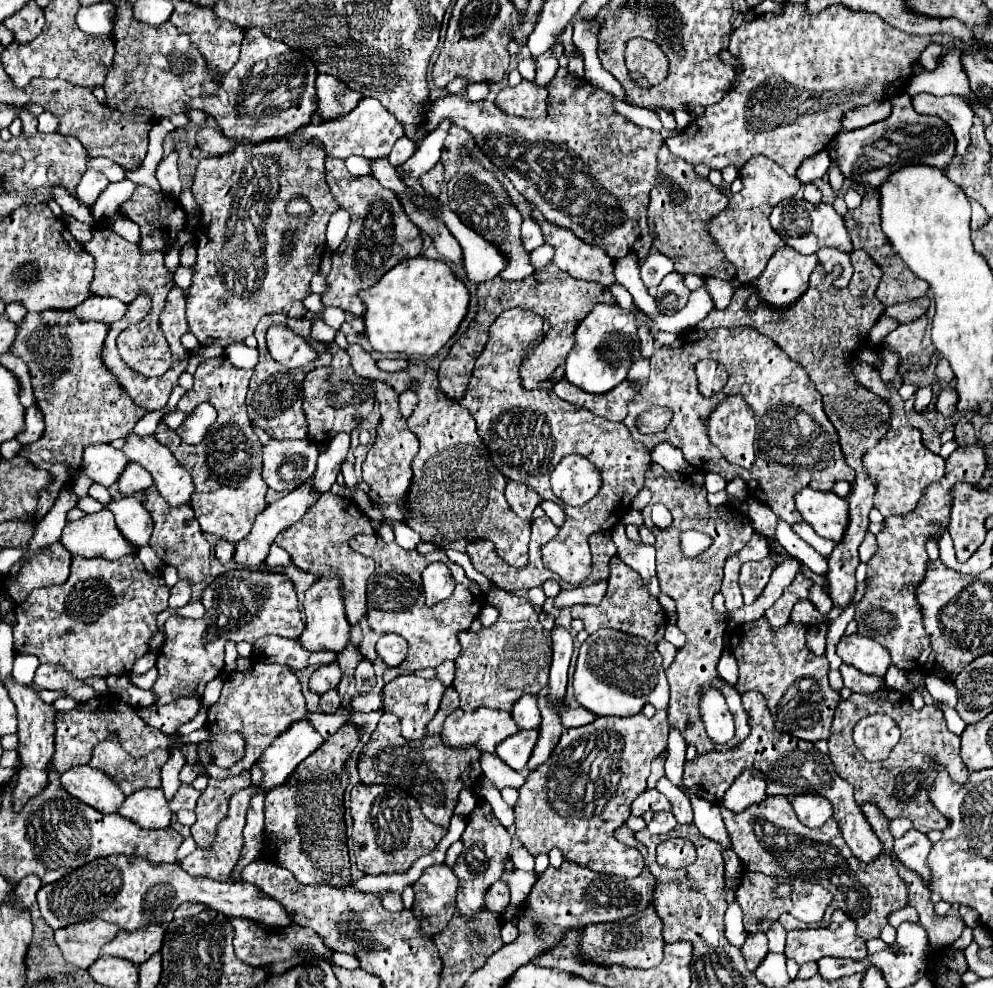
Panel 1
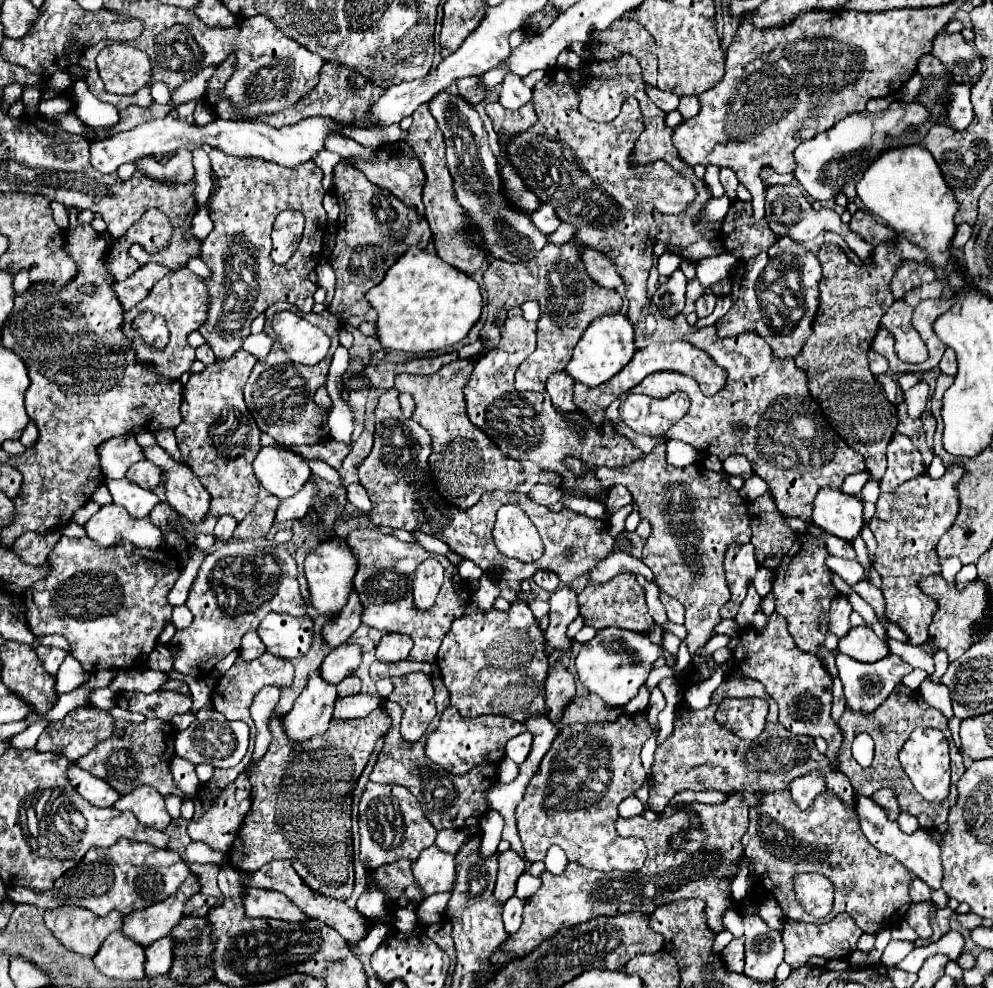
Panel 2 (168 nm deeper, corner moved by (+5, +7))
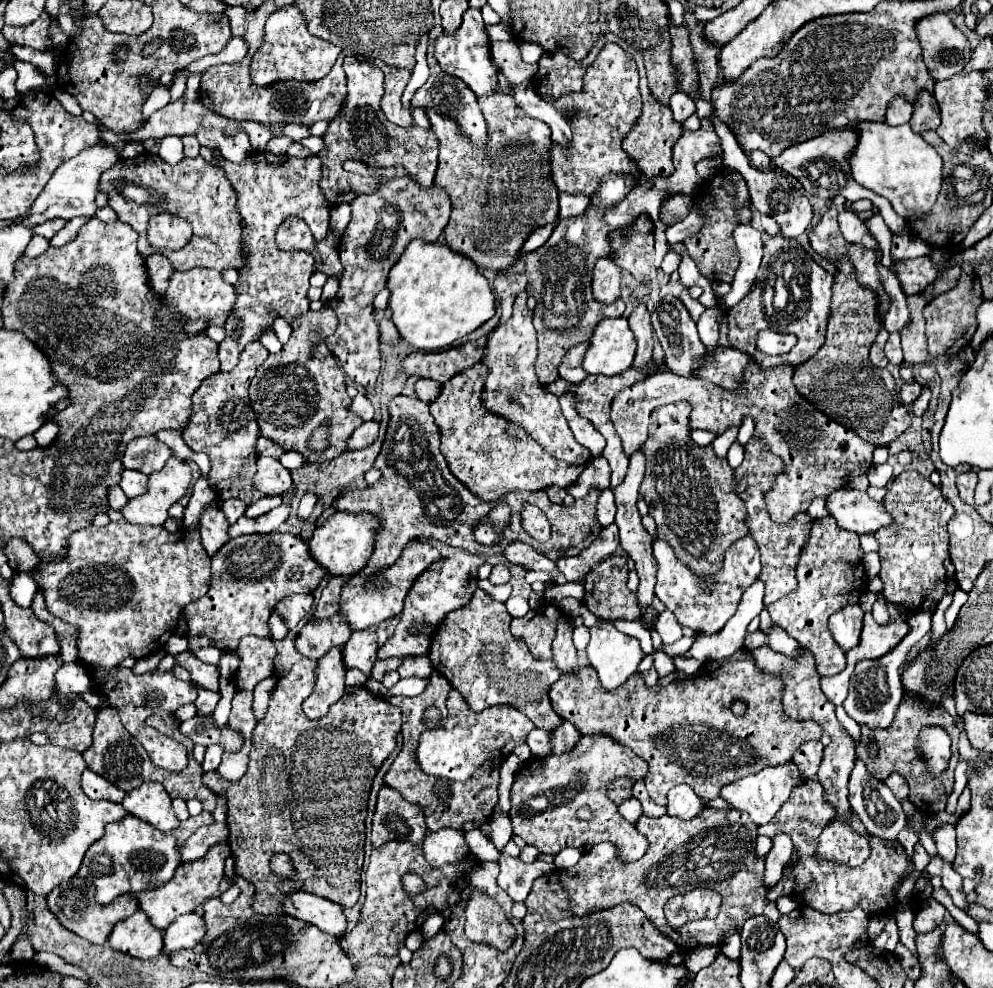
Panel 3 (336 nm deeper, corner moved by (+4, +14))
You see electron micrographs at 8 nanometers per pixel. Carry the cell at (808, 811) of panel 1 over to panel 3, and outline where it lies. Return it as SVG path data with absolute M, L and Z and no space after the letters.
M807 742L797 752L793 762L797 764L803 778L815 778L819 770L819 762L823 758L823 744L821 742Z

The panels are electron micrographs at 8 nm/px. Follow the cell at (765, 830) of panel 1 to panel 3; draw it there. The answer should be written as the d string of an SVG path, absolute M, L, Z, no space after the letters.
M807 780L807 782L793 788L789 800L781 806L781 810L775 814L775 818L769 824L761 826L757 830L757 834L769 836L769 838L775 838L777 834L791 836L793 850L797 852L797 858L789 860L787 868L791 870L791 874L797 874L795 890L791 896L799 906L815 908L823 914L835 914L841 910L861 908L869 918L891 916L895 912L895 906L897 906L899 886L915 870L913 862L907 858L905 848L899 842L883 842L883 840L867 834L863 822L853 812L847 818L847 822L849 822L853 832L863 834L869 840L869 848L871 848L869 858L857 868L849 868L849 866L839 864L835 860L823 860L817 856L819 834L825 826L829 826L835 820L839 820L839 816L835 812L835 806L829 800L825 800L823 786L817 780Z

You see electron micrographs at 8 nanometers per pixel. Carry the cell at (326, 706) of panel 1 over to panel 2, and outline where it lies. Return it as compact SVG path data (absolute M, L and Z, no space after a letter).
M312 671L292 711L284 715L286 735L292 741L306 741L314 735L322 735L332 719L336 699L336 687L324 681L320 671Z

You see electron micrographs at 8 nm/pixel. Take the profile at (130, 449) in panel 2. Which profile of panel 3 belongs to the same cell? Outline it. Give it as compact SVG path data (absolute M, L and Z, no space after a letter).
M143 436L127 444L121 462L125 468L151 474L161 470L169 458L171 450L163 442L159 442L155 436Z

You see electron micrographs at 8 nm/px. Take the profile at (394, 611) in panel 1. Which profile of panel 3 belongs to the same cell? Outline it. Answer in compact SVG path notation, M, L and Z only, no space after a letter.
M409 540L399 556L399 560L393 566L389 566L387 570L383 568L371 576L347 578L347 582L341 590L341 612L347 616L351 628L365 630L365 628L375 626L391 616L399 616L403 610L403 600L413 586L413 580L425 570L427 564L441 562L441 560L445 560L445 558L441 556L441 552L435 546L421 542L421 540Z

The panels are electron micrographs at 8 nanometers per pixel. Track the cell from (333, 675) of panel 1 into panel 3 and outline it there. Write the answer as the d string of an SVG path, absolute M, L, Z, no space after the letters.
M373 630L353 632L349 642L343 646L345 668L357 668L363 674L371 674L371 666L377 656L377 634Z

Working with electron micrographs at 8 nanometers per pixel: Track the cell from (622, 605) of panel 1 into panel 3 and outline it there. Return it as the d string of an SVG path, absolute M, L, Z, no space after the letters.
M609 556L607 560L599 562L597 566L591 568L591 572L587 574L587 582L585 582L585 606L601 618L607 620L615 620L615 618L623 618L623 620L639 620L641 616L641 608L637 602L637 594L633 594L631 590L627 590L627 558L623 556Z

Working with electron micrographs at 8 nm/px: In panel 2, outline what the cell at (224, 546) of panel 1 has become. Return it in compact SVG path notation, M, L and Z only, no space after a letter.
M230 515L220 517L218 523L216 523L216 531L214 531L216 539L218 539L218 541L228 541L228 539L232 539L232 533L234 533L236 525L238 525L238 523L234 521L234 517L230 517Z

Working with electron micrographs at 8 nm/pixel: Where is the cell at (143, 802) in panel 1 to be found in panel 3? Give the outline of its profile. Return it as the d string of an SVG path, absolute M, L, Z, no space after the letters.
M147 782L127 792L121 804L127 812L153 824L161 832L171 832L179 826L179 820L171 808L171 798L159 782Z

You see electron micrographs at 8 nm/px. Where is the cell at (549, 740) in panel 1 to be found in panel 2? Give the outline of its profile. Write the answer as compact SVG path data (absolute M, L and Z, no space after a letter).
M556 661L546 679L546 709L548 719L552 723L560 723L562 711L574 699L574 695L576 695L574 675L566 669L564 663Z

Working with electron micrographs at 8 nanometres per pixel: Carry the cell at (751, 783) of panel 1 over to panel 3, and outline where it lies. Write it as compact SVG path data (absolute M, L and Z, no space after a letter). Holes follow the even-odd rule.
M705 808L691 820L675 816L641 816L635 828L651 842L649 852L641 860L619 862L611 844L595 844L581 856L577 866L559 872L571 914L587 916L597 910L613 908L621 902L631 902L639 906L665 936L671 936L673 942L687 948L723 942L723 938L739 932L743 922L755 914L763 914L775 922L779 920L781 914L777 912L775 902L767 902L765 898L767 888L763 888L763 860L755 856L757 826L741 810ZM695 888L711 888L721 894L723 902L719 914L715 919L701 919L694 925L687 922L679 934L673 934L665 922L663 906L675 894Z

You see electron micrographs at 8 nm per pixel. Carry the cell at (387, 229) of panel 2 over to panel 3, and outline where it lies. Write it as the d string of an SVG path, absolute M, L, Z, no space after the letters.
M347 160L345 170L361 176L377 176L381 182L373 194L359 194L351 202L351 222L339 244L339 258L343 264L341 288L337 296L329 302L329 306L337 312L339 326L333 336L325 338L325 344L339 360L349 380L365 388L373 388L381 366L379 330L373 316L373 300L379 290L385 288L391 266L401 258L403 250L413 238L437 242L449 222L451 202L447 194L443 194L443 190L439 190L437 186L421 190L415 182L407 178L405 170L397 166L383 168L381 172L367 166L365 162Z

